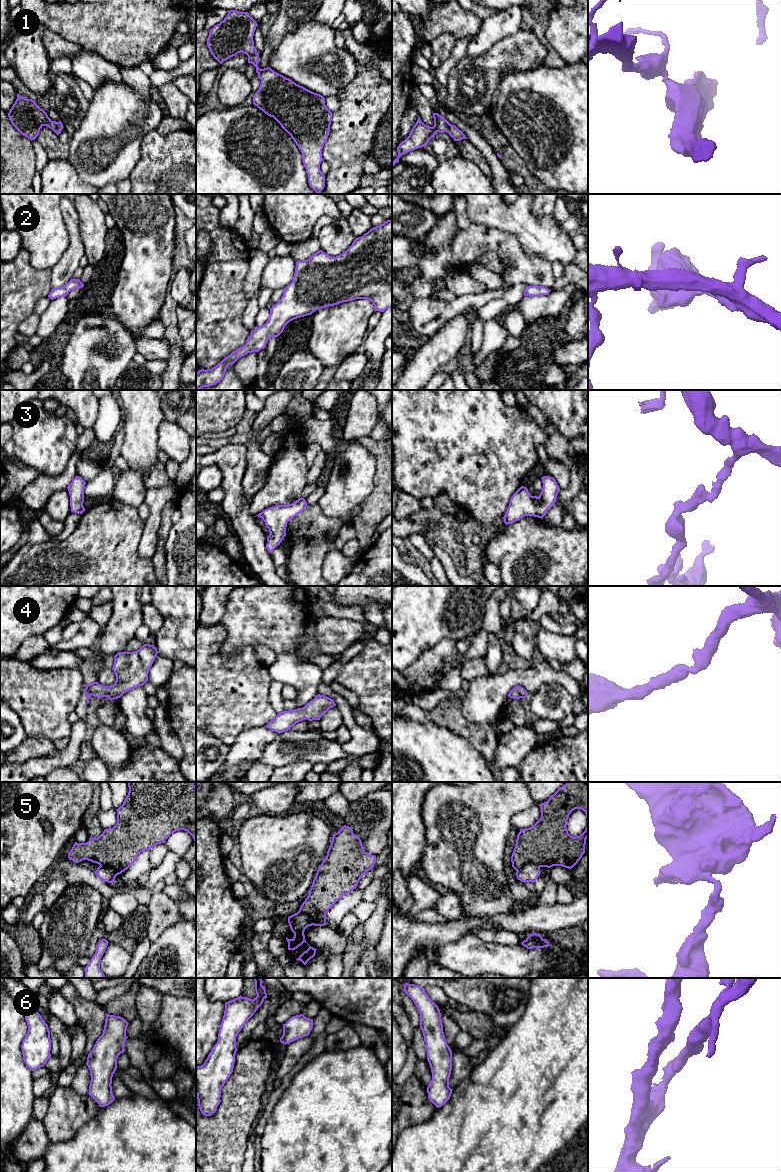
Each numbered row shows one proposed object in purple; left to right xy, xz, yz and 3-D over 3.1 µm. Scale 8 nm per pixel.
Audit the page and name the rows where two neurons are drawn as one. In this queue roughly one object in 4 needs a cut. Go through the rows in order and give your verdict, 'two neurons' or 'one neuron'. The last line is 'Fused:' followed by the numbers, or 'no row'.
1: one neuron
2: one neuron
3: one neuron
4: one neuron
5: two neurons
6: one neuron
Fused: 5

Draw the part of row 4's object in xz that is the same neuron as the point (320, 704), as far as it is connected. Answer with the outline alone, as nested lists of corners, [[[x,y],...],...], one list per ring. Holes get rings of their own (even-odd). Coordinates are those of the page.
[[[318,694],[303,708],[278,713],[277,716],[266,725],[266,727],[280,734],[290,730],[300,721],[306,719],[309,721],[320,720],[321,716],[334,706],[336,706],[336,704],[333,699]]]

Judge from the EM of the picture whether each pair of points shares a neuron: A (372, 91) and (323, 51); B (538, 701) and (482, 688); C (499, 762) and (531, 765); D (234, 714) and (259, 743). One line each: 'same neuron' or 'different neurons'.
A: different neurons
B: different neurons
C: different neurons
D: different neurons

